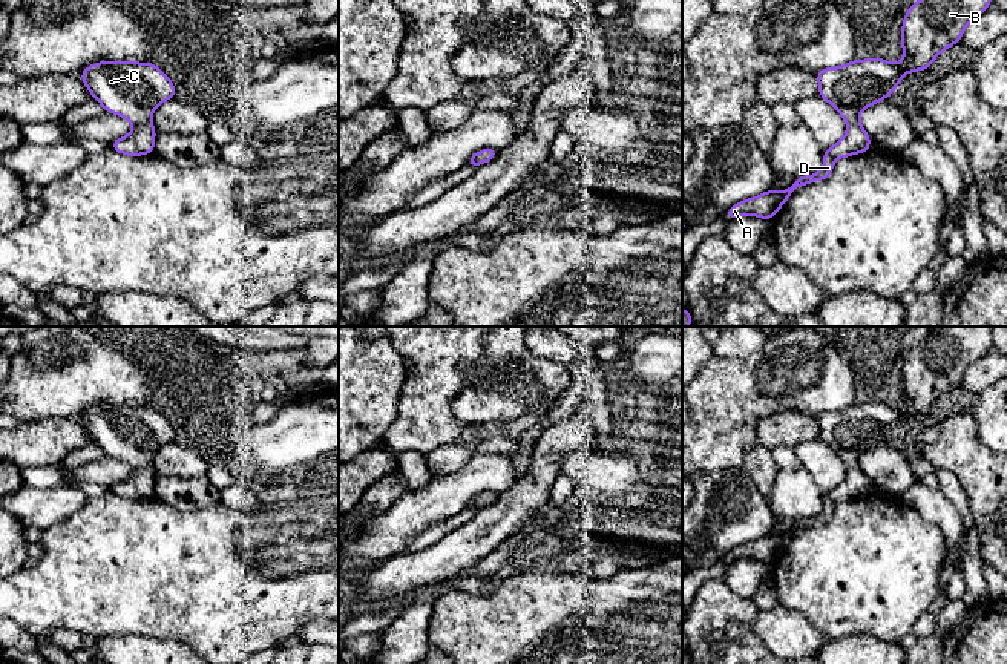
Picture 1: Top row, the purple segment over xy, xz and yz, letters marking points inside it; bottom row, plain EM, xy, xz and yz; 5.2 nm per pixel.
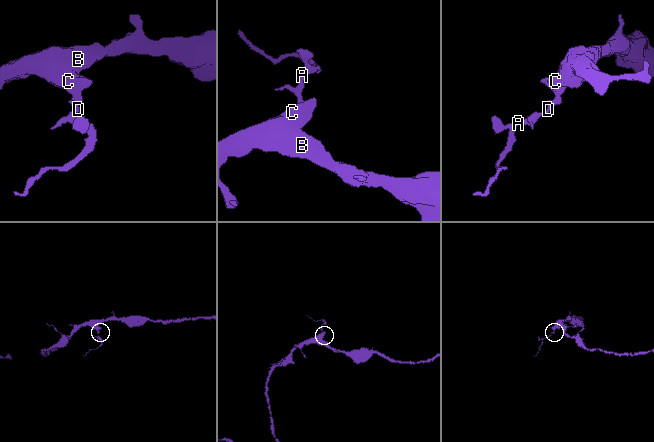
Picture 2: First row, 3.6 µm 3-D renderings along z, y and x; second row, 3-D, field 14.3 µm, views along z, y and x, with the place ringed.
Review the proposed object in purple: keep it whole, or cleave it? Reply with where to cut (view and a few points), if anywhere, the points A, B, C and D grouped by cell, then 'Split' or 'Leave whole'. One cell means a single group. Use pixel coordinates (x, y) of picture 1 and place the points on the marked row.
No split. Groups: A B C D. Leave whole

